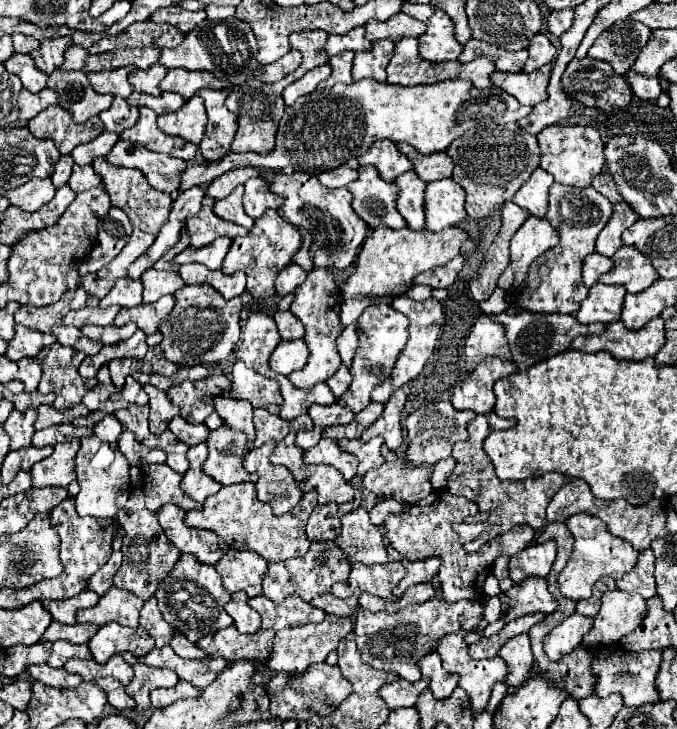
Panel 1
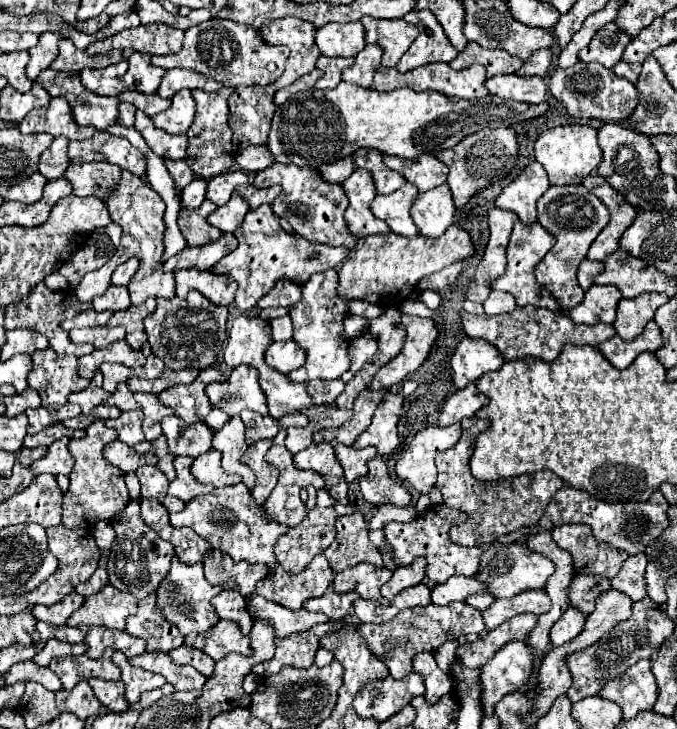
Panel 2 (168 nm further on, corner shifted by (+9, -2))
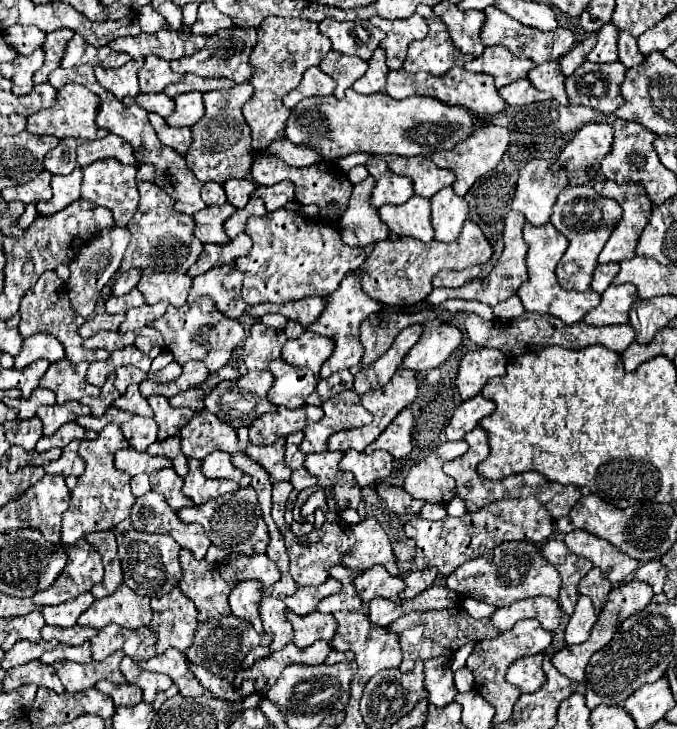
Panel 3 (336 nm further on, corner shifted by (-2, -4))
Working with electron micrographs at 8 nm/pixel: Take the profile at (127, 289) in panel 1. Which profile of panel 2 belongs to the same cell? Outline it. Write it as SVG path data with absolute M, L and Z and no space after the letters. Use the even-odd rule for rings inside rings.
M109 285L109 289L101 295L93 299L93 309L95 311L119 311L119 309L127 309L131 305L129 301L129 291L127 287L117 287L117 285Z

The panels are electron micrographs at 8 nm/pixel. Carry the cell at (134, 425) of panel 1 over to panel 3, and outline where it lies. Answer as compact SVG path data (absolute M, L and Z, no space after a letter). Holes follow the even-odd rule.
M134 415L128 423L122 425L122 433L128 439L130 447L140 453L146 451L146 447L156 441L156 431L158 431L156 421L150 417L140 417L140 415Z

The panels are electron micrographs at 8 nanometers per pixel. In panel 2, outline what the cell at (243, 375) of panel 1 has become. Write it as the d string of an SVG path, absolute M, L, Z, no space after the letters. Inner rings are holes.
M249 365L235 367L225 383L211 383L205 391L209 401L227 415L239 415L243 409L269 415L265 393L257 383L257 371Z

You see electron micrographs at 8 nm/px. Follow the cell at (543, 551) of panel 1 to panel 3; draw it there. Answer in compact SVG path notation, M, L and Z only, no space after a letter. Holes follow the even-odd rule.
M530 541L500 543L498 547L484 553L482 557L462 563L446 579L448 589L452 589L460 595L480 599L494 607L508 607L514 601L532 599L532 597L540 597L540 595L558 599L560 585L562 585L562 581L560 581L558 571L542 557L538 547Z

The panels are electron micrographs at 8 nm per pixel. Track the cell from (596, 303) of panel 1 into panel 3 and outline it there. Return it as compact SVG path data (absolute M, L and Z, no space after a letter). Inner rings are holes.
M610 285L602 293L600 305L594 307L584 317L584 321L592 325L628 323L628 311L636 299L638 299L638 291L634 285Z

